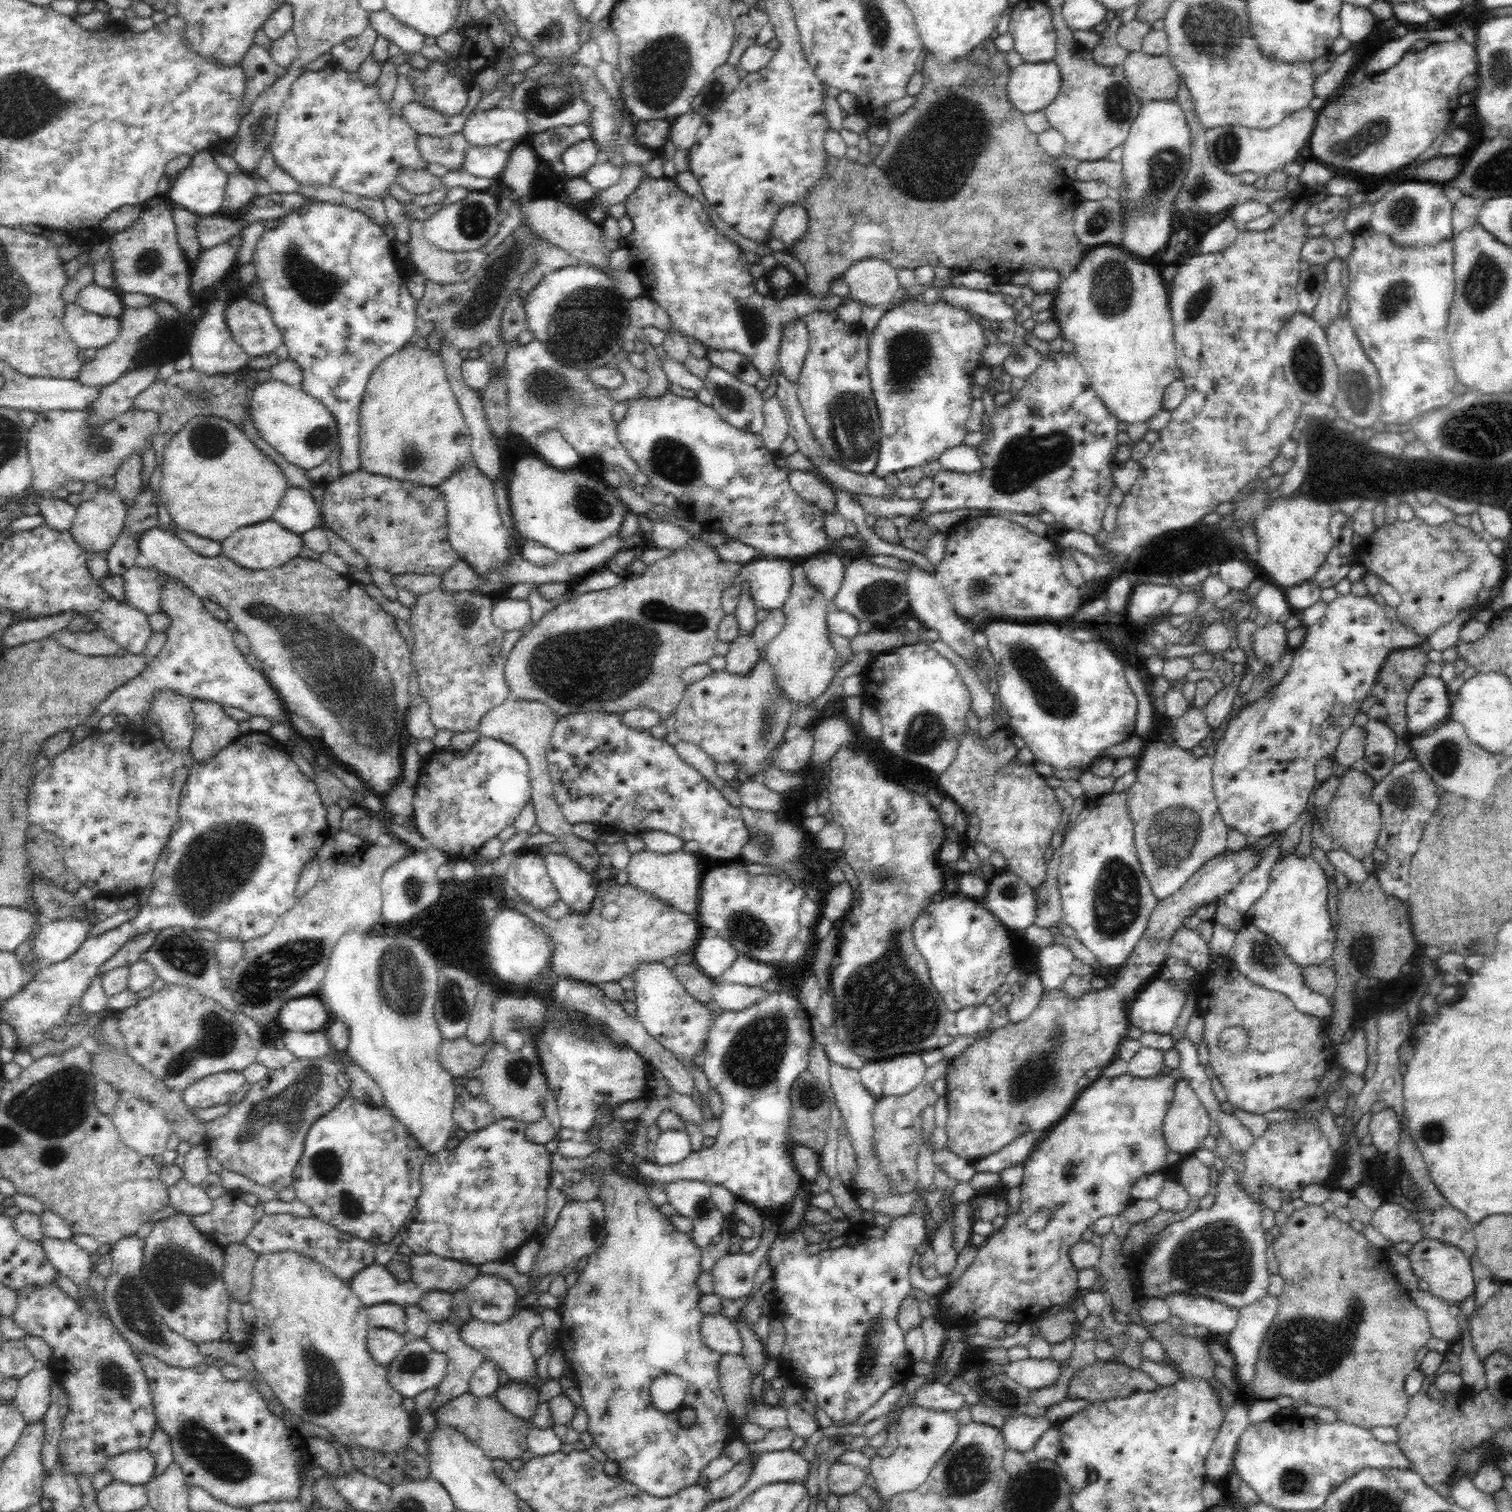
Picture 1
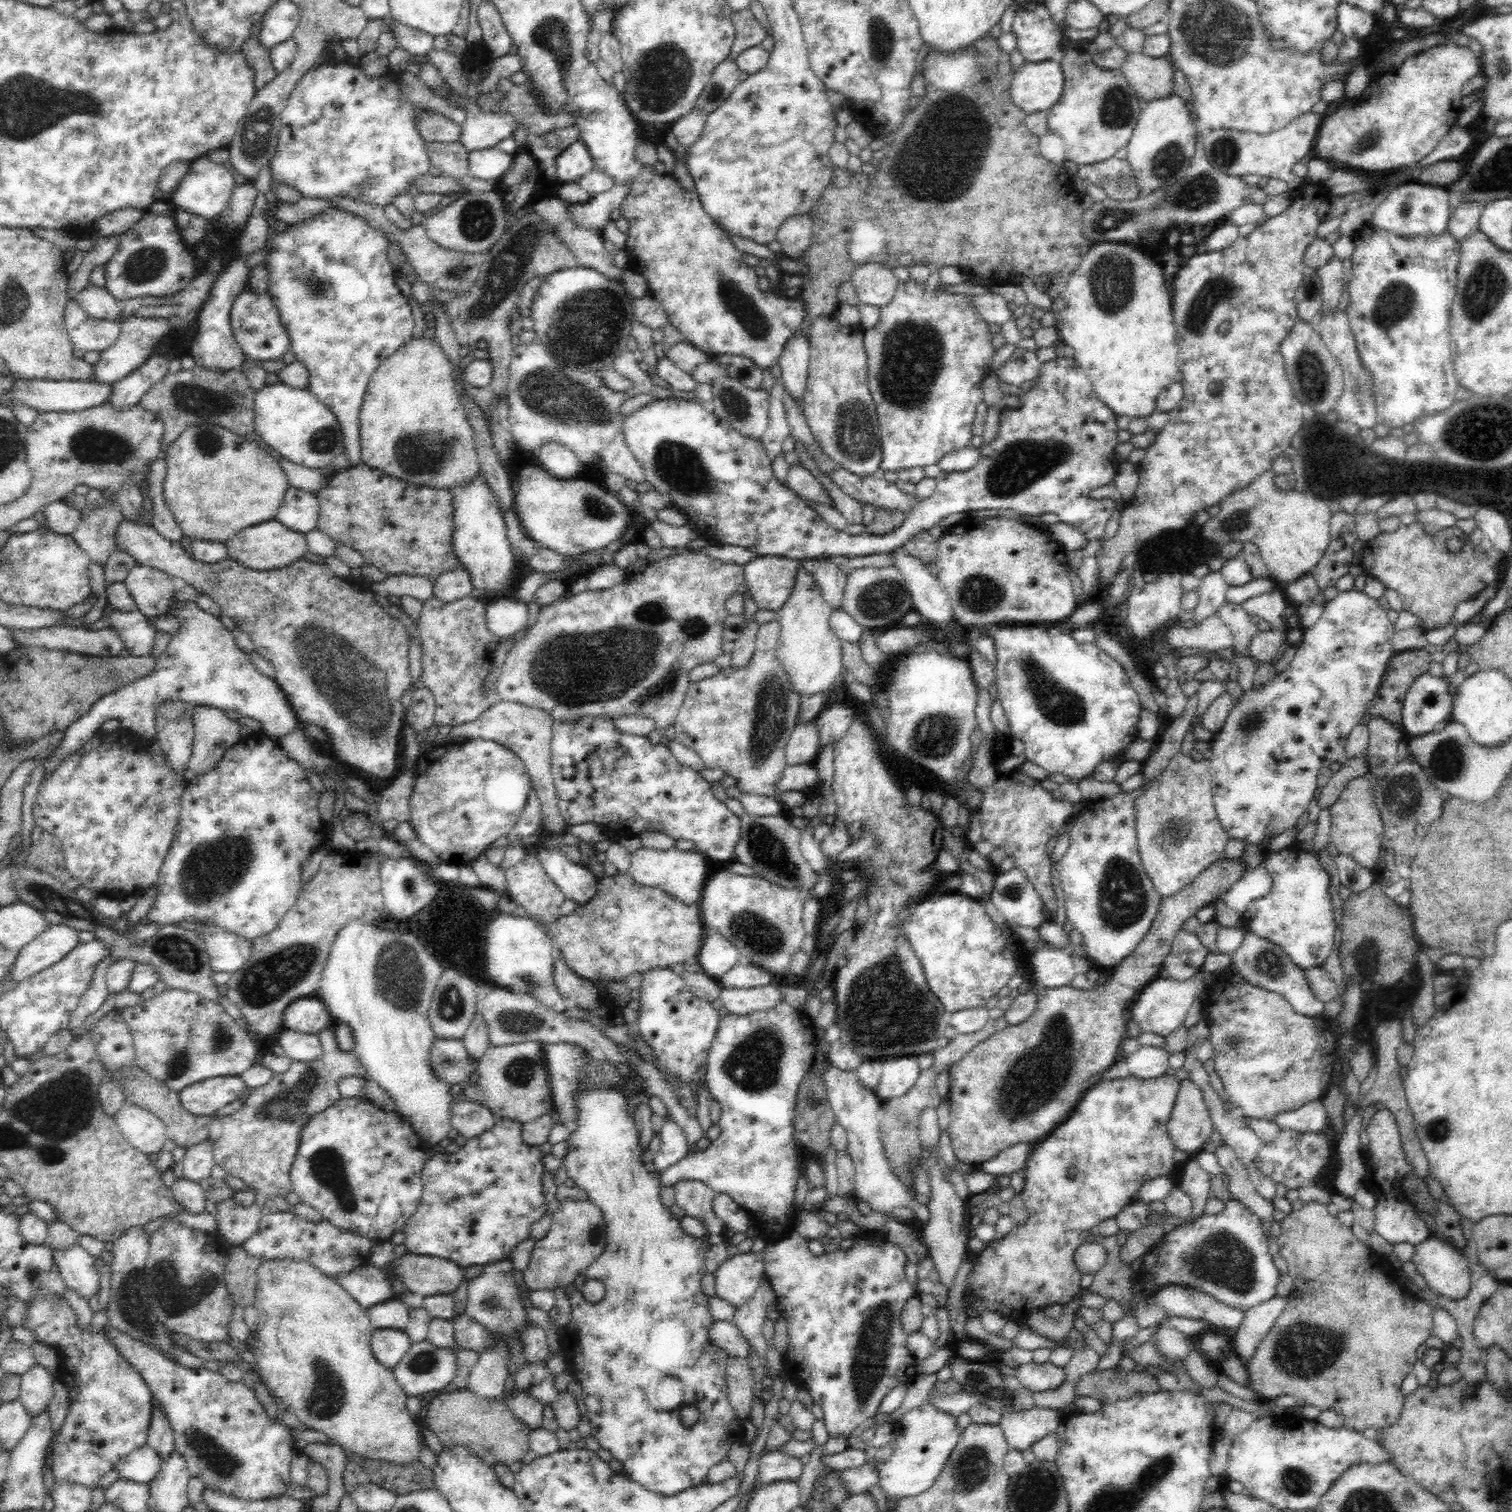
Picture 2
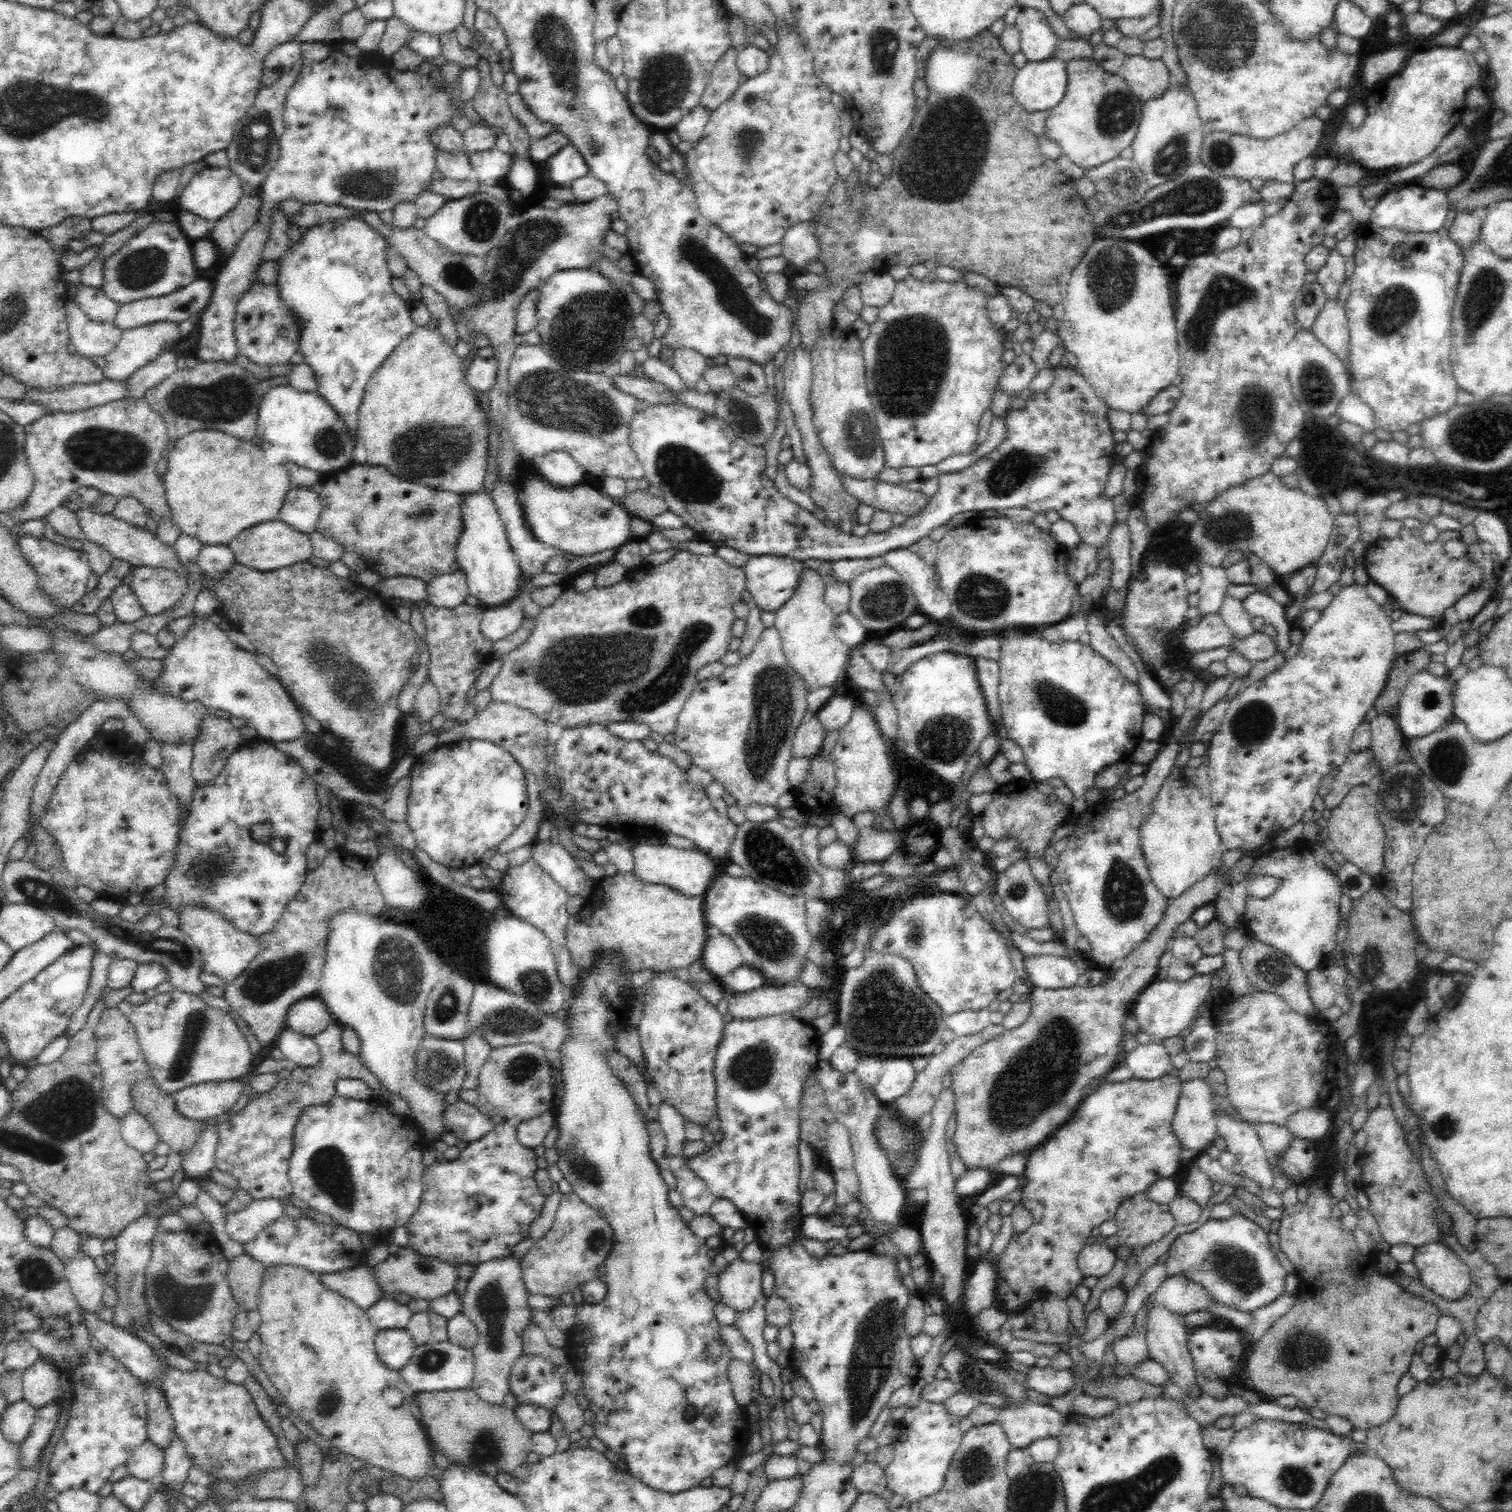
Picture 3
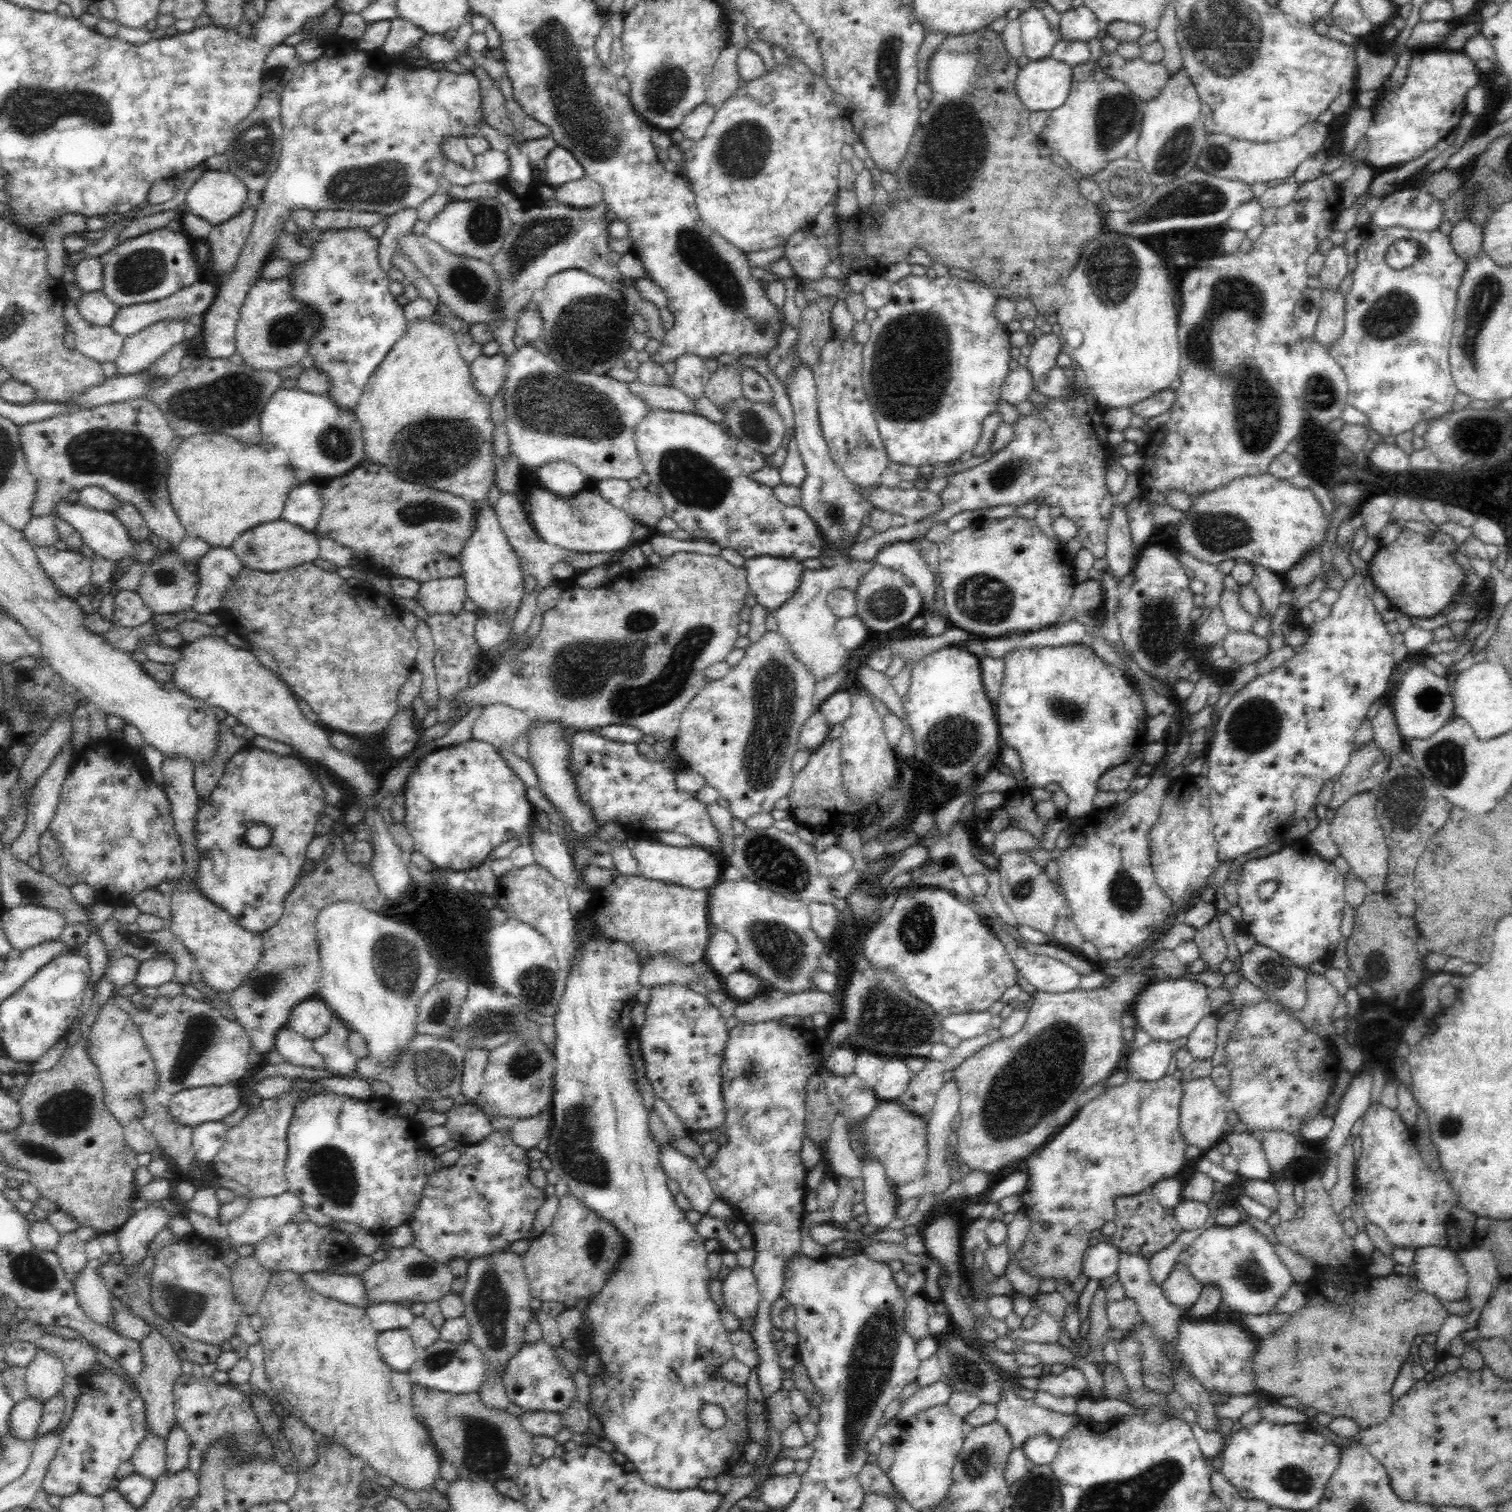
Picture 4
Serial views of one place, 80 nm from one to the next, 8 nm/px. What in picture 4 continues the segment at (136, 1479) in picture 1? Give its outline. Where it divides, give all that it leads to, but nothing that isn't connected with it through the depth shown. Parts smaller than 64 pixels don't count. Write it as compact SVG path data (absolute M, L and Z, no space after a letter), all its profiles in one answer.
M148 1430L144 1440L133 1452L130 1461L134 1472L155 1481L166 1471L166 1439Z

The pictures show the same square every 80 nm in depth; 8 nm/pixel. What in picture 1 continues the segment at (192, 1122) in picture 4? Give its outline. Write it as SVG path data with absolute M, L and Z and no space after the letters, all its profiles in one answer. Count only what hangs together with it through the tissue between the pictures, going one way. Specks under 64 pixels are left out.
M243 1071L218 1072L204 1076L180 1093L188 1109L202 1110L230 1102L245 1081Z

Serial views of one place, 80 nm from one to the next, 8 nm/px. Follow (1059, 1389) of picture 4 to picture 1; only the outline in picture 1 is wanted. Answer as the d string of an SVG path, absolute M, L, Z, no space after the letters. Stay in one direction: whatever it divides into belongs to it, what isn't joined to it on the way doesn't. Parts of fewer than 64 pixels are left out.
M1028 1358L1012 1361L1004 1367L1008 1378L1030 1391L1052 1386L1063 1371L1060 1369L1060 1365L1051 1358L1044 1358L1044 1360Z

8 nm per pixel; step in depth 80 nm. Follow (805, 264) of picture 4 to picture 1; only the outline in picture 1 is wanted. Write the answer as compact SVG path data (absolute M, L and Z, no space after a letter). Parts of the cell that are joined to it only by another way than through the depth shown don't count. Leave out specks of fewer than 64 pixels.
M784 204L776 221L773 222L771 236L781 240L790 253L790 248L809 230L809 217L802 204Z

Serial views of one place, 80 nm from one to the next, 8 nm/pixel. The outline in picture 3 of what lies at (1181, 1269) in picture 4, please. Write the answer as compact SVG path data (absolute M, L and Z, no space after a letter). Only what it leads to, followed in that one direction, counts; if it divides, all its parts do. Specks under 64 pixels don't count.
M1174 1275L1164 1280L1160 1288L1147 1300L1147 1303L1143 1304L1142 1308L1136 1312L1134 1317L1134 1329L1136 1329L1136 1332L1144 1330L1143 1326L1147 1318L1148 1305L1151 1307L1154 1303L1158 1303L1168 1308L1170 1312L1174 1312L1180 1316L1186 1315L1192 1311L1205 1310L1212 1315L1212 1318L1222 1318L1222 1320L1225 1320L1225 1322L1229 1324L1230 1328L1234 1329L1247 1330L1248 1326L1252 1324L1252 1313L1242 1312L1237 1308L1230 1308L1222 1303L1218 1303L1201 1285L1192 1282L1192 1280L1188 1280L1188 1278L1182 1275Z

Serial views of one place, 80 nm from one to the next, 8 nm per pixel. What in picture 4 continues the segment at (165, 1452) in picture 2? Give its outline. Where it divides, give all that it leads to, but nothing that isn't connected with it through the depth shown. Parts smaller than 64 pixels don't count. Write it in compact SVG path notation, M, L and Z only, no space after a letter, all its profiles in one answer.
M151 1327L149 1333L139 1343L141 1355L143 1356L143 1369L139 1372L138 1376L134 1377L134 1382L145 1404L147 1429L152 1431L154 1435L167 1439L167 1436L171 1433L172 1425L176 1423L174 1380L180 1374L183 1374L182 1365L180 1365L181 1358L176 1355L176 1351L174 1351L170 1341L162 1333L158 1333L156 1327Z

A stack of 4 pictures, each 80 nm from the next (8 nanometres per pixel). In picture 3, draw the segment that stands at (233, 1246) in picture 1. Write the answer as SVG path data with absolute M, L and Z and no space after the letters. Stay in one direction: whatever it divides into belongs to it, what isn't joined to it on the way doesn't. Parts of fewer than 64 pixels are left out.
M247 1253L229 1260L227 1279L239 1310L247 1313L257 1309L265 1268Z

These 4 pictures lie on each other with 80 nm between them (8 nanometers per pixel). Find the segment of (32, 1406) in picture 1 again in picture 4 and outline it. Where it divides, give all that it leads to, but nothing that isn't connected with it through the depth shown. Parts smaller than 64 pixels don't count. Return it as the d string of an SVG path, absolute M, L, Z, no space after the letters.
M38 1348L34 1360L25 1369L28 1396L44 1403L61 1392L66 1374L64 1363L54 1353Z

